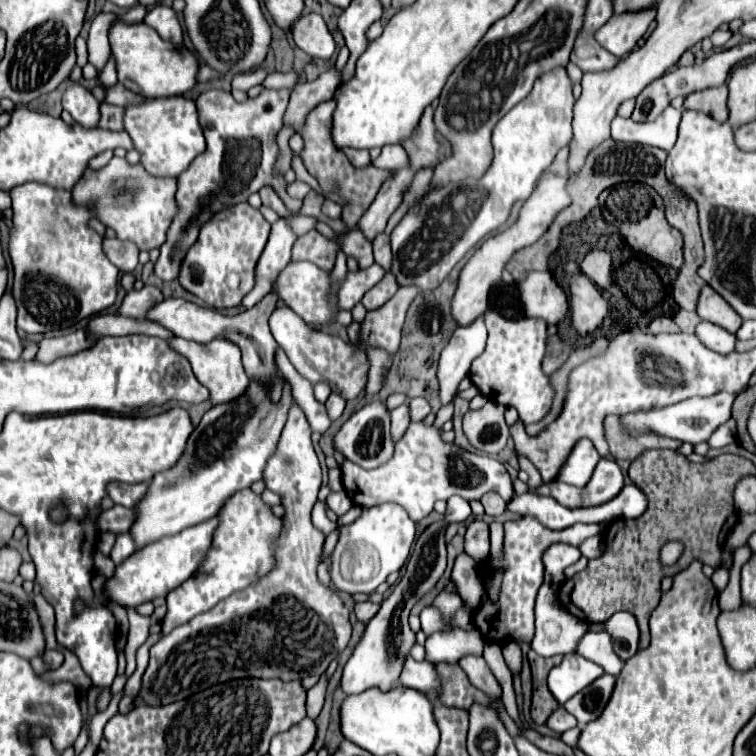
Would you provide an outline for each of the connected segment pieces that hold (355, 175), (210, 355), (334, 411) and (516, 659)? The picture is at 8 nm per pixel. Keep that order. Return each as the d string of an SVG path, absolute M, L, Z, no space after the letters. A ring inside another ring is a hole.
M327 100L327 102L321 102L317 104L305 118L305 124L301 126L299 134L305 142L305 148L301 152L301 160L307 168L307 172L311 176L317 178L317 182L321 184L321 188L325 192L335 192L343 198L347 198L351 204L343 208L343 220L349 224L349 226L355 226L361 218L361 214L369 208L369 204L375 200L375 194L379 192L381 184L385 182L385 176L389 176L391 170L379 170L375 166L369 166L369 168L353 168L353 164L347 160L347 156L333 148L333 140L331 140L331 114L335 110L335 100ZM333 184L341 184L341 192L337 192L333 188Z
M169 338L167 340L169 348L175 350L177 354L185 356L197 376L197 380L209 388L211 392L211 402L213 404L223 404L233 400L233 396L239 396L245 390L245 384L249 384L249 378L245 374L245 368L241 364L241 350L237 344L225 340L225 338L215 338L207 344L199 344L199 342L187 342L181 338Z
M332 392L325 403L329 418L334 421L338 419L346 406L346 401L336 392Z
M513 640L508 641L503 646L503 656L505 656L513 676L520 673L522 668L522 650L519 643Z

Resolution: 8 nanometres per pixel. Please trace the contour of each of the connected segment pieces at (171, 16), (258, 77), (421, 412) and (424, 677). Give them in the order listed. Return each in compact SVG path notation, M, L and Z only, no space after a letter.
M157 4L155 8L151 8L145 16L145 24L155 28L161 38L173 44L183 44L183 28L177 18L177 12L171 6Z
M259 66L259 68L255 68L255 70L249 70L249 72L243 72L243 74L237 74L235 78L233 78L233 88L237 88L237 90L249 90L249 88L253 88L253 86L257 86L257 84L261 84L263 80L265 80L265 70Z
M411 398L409 408L411 408L411 420L413 422L425 420L425 416L431 414L431 406L429 406L429 402L425 398Z
M409 658L405 662L405 672L401 674L399 680L407 688L415 688L419 692L441 692L443 682L441 676L437 674L437 668L431 662L415 662Z

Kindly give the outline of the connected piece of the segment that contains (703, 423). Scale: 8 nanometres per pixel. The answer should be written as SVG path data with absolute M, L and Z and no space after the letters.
M727 392L707 396L707 398L687 398L683 402L677 402L677 404L665 406L665 408L637 410L637 412L625 414L625 416L621 416L621 426L631 438L655 434L661 438L675 438L681 442L699 444L699 442L705 442L721 424L725 424L731 418L733 400L735 400L735 396L729 396Z

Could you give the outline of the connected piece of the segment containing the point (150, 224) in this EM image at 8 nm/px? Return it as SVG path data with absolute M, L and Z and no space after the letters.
M113 158L101 170L87 170L73 188L73 200L97 202L99 220L117 232L119 240L131 240L139 250L159 248L165 242L165 232L173 220L175 178L157 180L149 176L139 164L129 166L125 158Z

